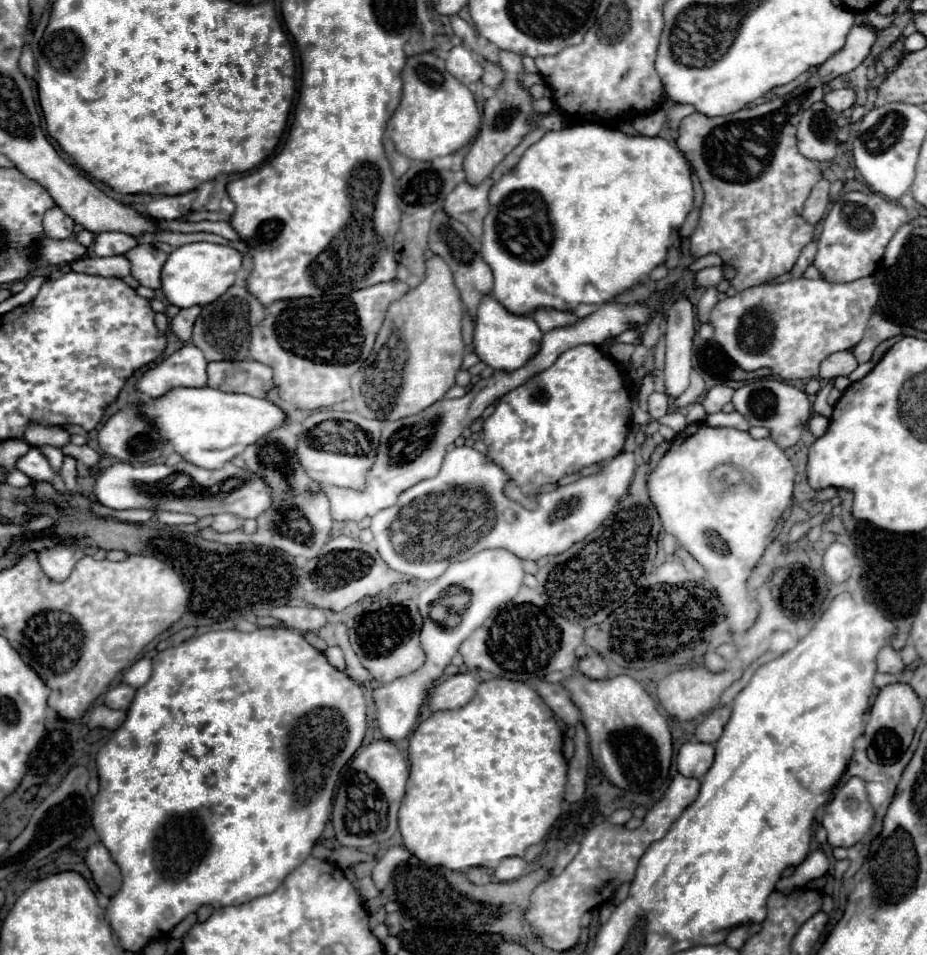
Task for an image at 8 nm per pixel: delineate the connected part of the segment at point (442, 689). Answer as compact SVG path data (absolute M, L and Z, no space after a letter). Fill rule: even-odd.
M457 673L453 677L441 679L429 693L431 711L449 711L467 705L467 701L475 695L477 679L471 673Z

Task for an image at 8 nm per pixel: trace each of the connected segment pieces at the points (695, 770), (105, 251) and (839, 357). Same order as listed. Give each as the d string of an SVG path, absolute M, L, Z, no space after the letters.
M683 743L677 753L677 769L685 777L701 779L713 765L715 747L707 743Z
M101 233L97 239L95 239L95 245L93 245L93 251L95 255L99 257L111 257L111 255L123 255L131 249L135 249L139 245L139 241L127 233Z
M837 351L821 363L821 379L835 379L839 375L851 375L857 369L857 361L851 351Z

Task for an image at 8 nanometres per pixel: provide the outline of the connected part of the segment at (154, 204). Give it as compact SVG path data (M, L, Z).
M189 191L183 195L173 195L173 197L161 195L161 197L155 197L153 201L147 203L147 213L153 219L167 219L167 221L181 219L191 211L193 199L195 199L195 191Z

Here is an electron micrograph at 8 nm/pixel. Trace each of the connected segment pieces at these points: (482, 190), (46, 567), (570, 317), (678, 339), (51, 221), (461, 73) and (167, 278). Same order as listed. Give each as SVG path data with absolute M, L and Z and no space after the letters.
M485 179L479 185L471 185L463 181L445 199L445 211L457 221L463 221L463 225L467 225L469 233L475 237L483 233L483 219L489 209L487 197L491 185L493 179Z
M57 545L53 549L47 549L47 551L41 551L39 553L39 565L43 569L43 573L55 581L55 583L61 583L65 581L75 563L83 557L83 549L81 547L69 547L69 545Z
M539 307L531 313L531 319L541 327L543 333L555 329L555 327L563 327L563 325L571 325L577 321L577 317L573 313L567 311L559 311L553 307Z
M681 295L667 307L667 361L665 361L665 387L669 397L679 397L689 387L693 369L693 335L695 335L695 307Z
M53 207L43 217L43 229L51 239L69 239L75 233L75 223L59 207Z
M457 45L449 51L449 57L447 57L447 71L459 79L463 85L471 85L475 81L481 79L483 75L483 67L481 63L477 63L471 55L471 51L463 45Z
M215 243L181 245L169 255L161 271L161 289L171 305L177 307L209 305L217 301L235 283L235 275L241 269L241 263L243 255L229 245L215 245Z

